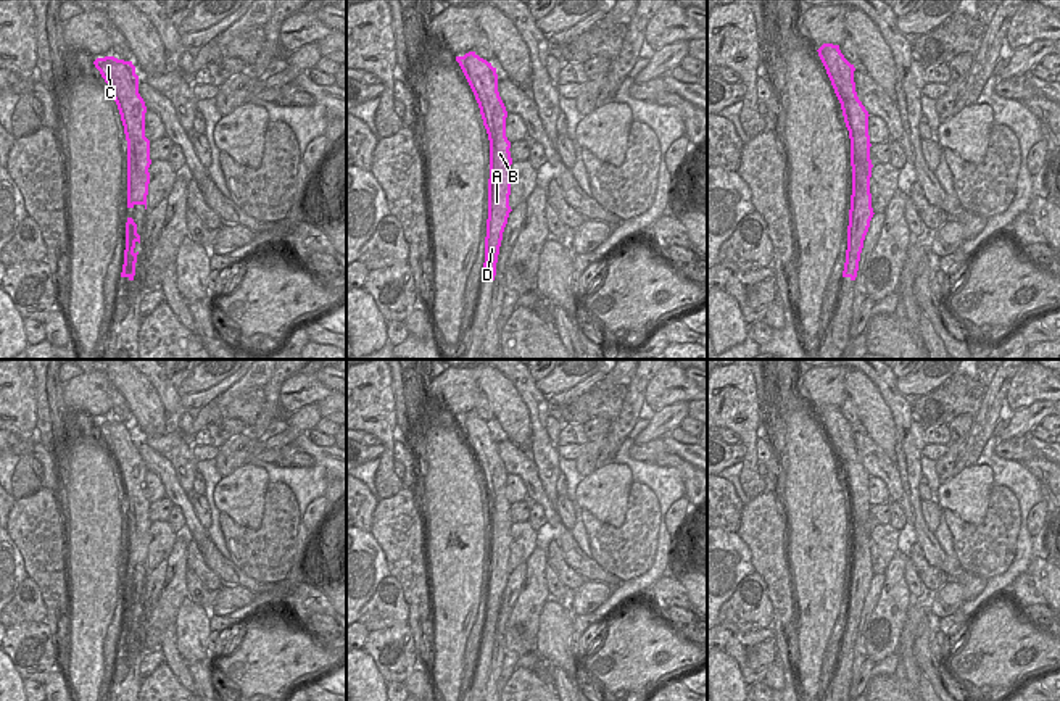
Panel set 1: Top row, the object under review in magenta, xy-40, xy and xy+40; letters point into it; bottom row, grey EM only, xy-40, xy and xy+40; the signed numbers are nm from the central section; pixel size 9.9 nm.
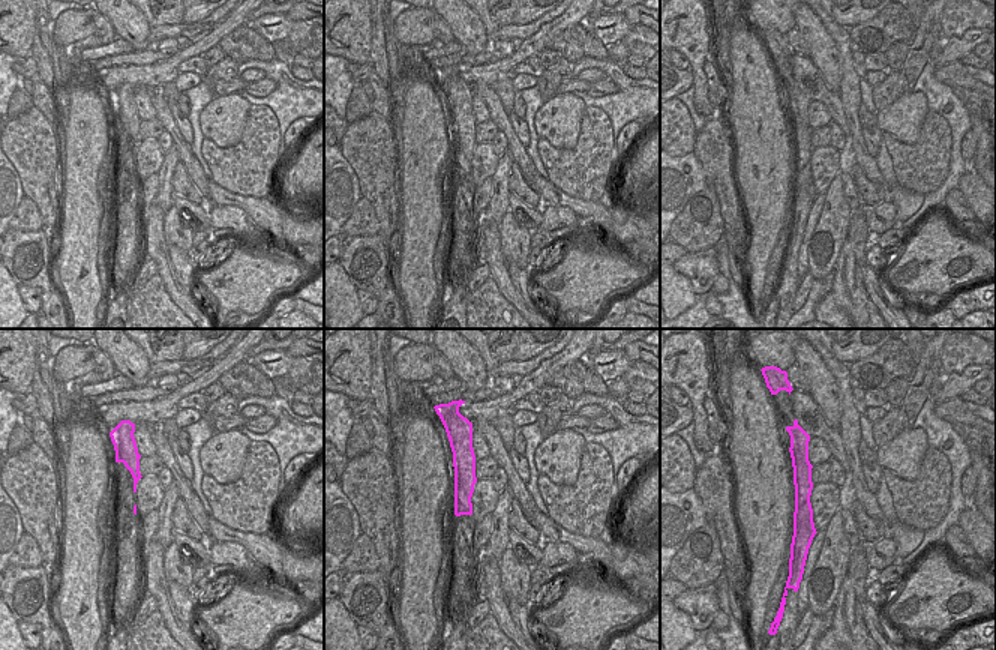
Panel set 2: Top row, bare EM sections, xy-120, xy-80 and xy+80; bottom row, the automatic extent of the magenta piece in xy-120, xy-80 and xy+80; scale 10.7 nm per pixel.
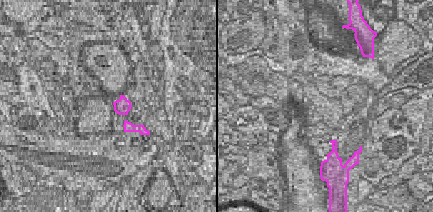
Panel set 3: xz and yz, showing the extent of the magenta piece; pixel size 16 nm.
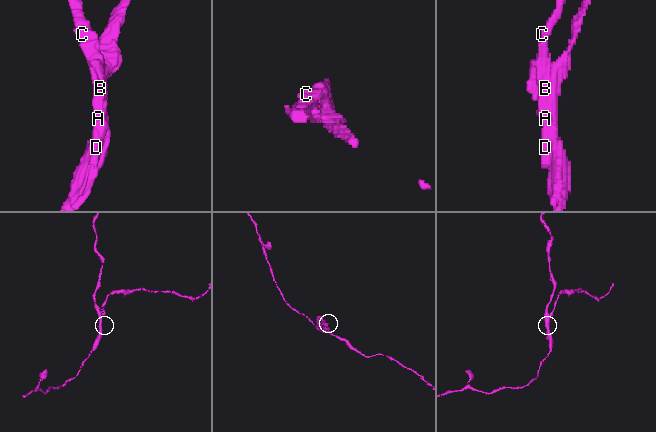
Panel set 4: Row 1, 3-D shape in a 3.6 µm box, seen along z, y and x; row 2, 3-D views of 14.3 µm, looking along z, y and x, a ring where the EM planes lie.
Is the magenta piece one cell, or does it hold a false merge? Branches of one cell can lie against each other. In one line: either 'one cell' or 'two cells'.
two cells

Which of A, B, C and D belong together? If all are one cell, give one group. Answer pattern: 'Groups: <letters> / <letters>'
Groups: A B D / C

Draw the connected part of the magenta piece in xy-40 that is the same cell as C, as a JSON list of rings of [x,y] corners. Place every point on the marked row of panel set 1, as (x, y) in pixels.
[[[105,56],[97,58],[93,64],[108,84],[121,116],[132,116],[135,106],[142,108],[143,98],[139,93],[139,76],[132,61]]]

